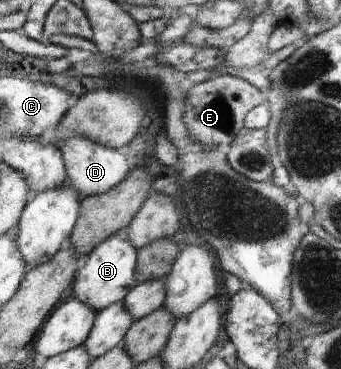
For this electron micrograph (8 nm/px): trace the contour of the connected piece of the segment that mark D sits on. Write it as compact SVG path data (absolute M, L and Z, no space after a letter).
M87 138L68 140L65 145L63 144L62 155L66 159L69 184L79 193L81 199L113 190L127 179L132 167L122 151L92 142Z

